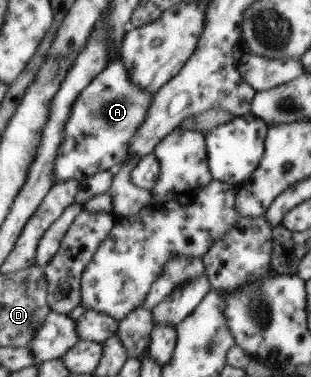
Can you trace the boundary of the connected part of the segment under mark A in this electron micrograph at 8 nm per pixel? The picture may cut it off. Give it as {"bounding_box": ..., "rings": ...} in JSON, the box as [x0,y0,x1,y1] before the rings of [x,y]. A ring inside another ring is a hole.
{"bounding_box":[55,57,153,183],"rings":[[[121,57],[114,59],[90,84],[80,93],[73,104],[66,126],[63,130],[63,140],[59,144],[55,160],[55,183],[70,179],[82,182],[99,172],[115,171],[129,157],[129,146],[135,132],[146,118],[146,113],[153,101],[153,94],[142,90],[131,81],[128,69]]]}

